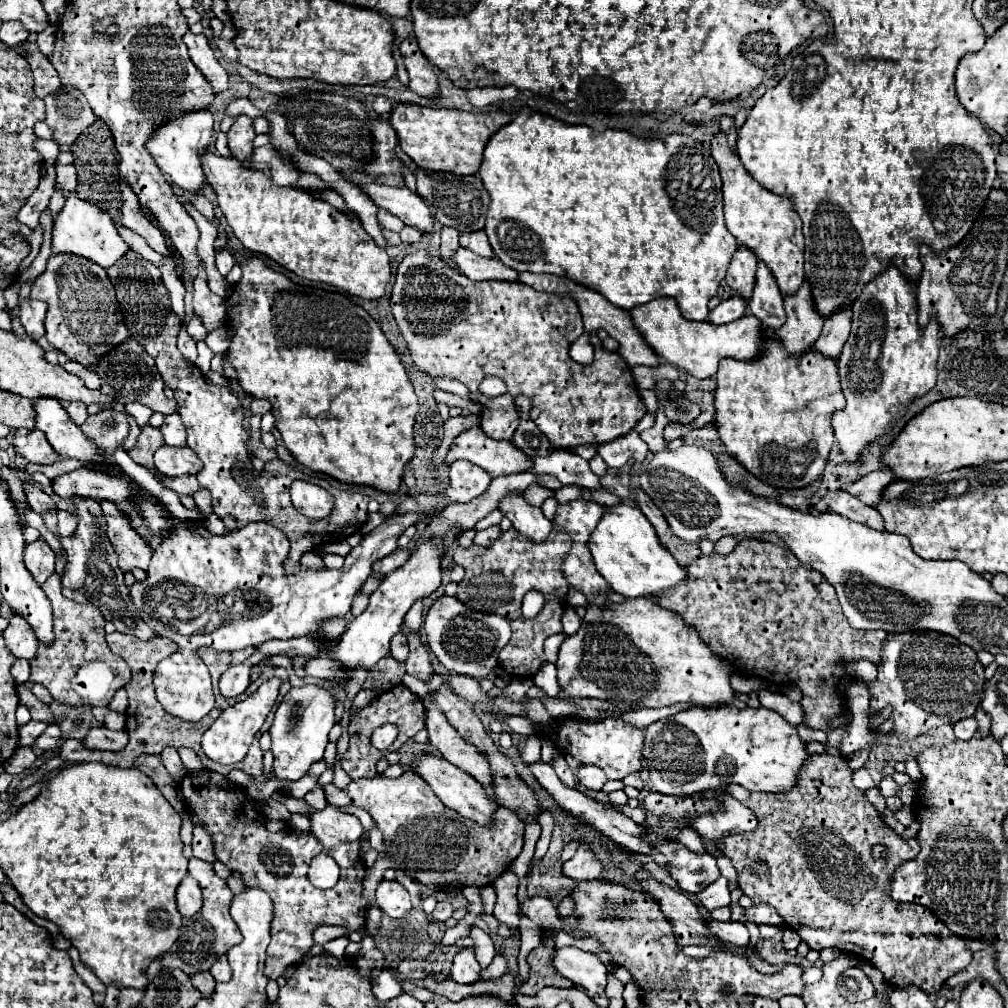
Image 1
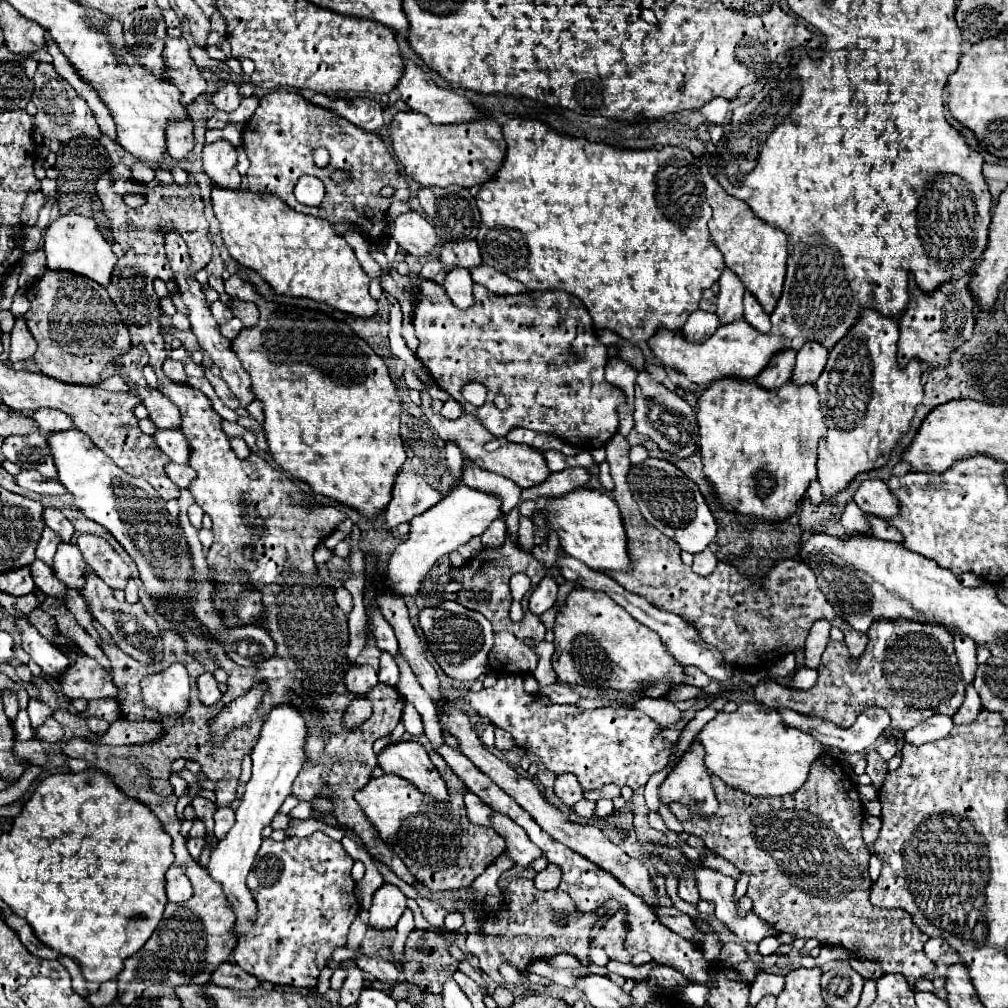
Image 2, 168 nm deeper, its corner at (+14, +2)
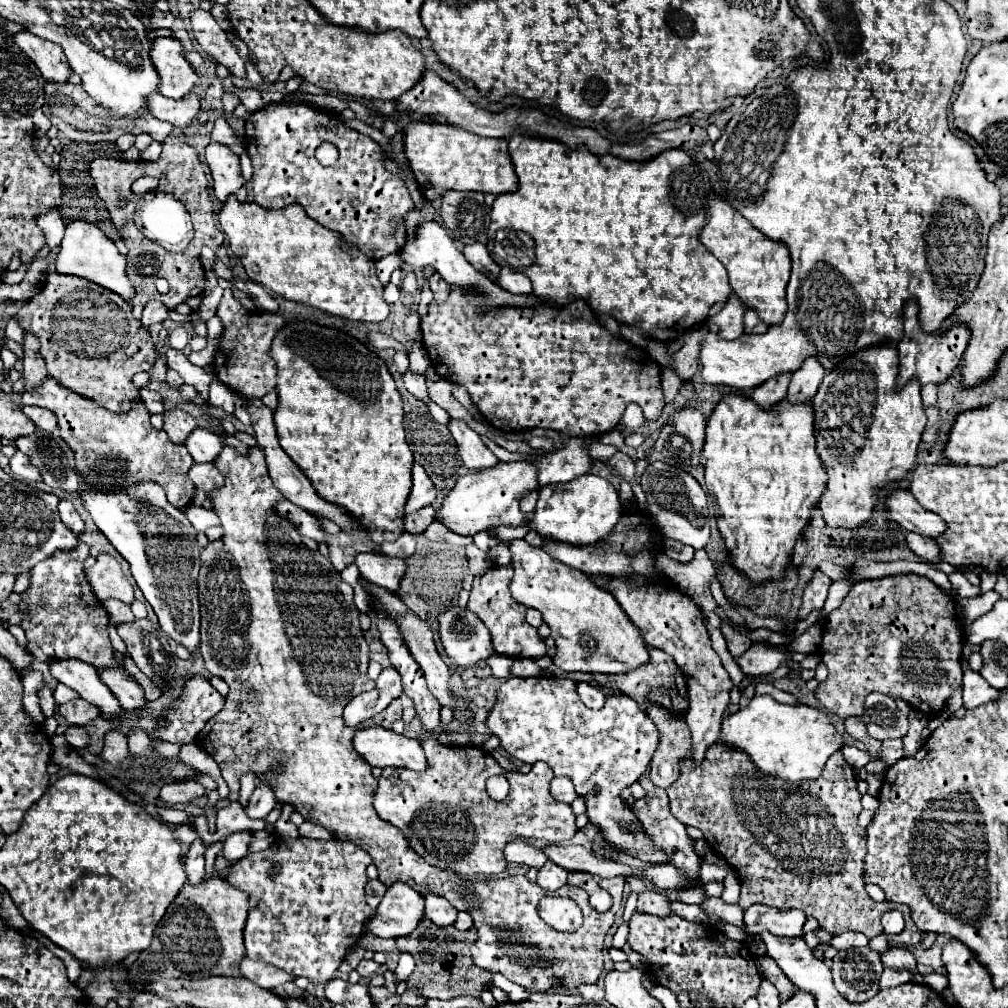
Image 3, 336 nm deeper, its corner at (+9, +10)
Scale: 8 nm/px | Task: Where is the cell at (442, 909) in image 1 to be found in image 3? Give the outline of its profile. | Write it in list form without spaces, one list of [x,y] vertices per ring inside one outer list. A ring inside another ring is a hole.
[[[426,895],[426,917],[438,925],[438,927],[448,927],[454,925],[458,911],[442,897],[436,895]]]

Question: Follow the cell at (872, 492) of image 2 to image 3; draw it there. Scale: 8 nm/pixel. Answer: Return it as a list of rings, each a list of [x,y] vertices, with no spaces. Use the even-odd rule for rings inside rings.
[[[894,491],[888,497],[888,517],[896,521],[904,531],[912,531],[924,537],[940,537],[946,531],[946,521],[932,511],[926,511],[908,491]]]

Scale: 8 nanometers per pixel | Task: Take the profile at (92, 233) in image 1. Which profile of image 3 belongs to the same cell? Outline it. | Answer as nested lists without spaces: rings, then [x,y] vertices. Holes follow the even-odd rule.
[[[72,221],[70,225],[66,225],[66,235],[62,239],[62,247],[56,257],[56,271],[88,279],[120,295],[126,303],[130,303],[132,297],[136,295],[136,289],[126,275],[126,257],[118,253],[114,241],[110,241],[96,225],[90,225],[86,221]]]

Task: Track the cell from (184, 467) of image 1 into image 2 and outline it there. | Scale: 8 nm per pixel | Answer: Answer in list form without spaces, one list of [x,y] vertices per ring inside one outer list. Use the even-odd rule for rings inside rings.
[[[167,463],[165,473],[177,487],[189,487],[191,479],[197,475],[189,465],[179,465],[179,463]]]

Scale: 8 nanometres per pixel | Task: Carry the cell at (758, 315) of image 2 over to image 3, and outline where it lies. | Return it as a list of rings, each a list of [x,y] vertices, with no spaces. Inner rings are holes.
[[[746,311],[744,315],[744,335],[762,335],[766,333],[768,327],[762,325],[762,321],[758,321],[758,315],[754,311]]]

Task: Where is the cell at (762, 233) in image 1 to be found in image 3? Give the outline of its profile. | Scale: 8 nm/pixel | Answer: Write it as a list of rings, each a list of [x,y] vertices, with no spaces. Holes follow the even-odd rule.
[[[712,195],[708,205],[708,219],[704,223],[704,229],[700,231],[700,243],[714,257],[718,257],[718,261],[722,261],[728,271],[730,287],[734,295],[744,303],[744,307],[754,309],[766,325],[780,325],[786,315],[786,285],[790,279],[790,255],[786,253],[786,245],[778,245],[776,241],[770,241],[764,233],[758,233],[758,229],[754,229],[744,217],[740,217],[740,213],[732,209],[726,201]]]

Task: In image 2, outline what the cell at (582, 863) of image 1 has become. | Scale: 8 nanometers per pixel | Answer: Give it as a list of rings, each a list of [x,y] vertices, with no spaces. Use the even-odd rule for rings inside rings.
[[[549,863],[547,869],[543,869],[543,871],[537,873],[537,877],[535,877],[535,887],[537,887],[539,891],[549,891],[549,889],[557,889],[559,881],[561,881],[561,869],[559,869],[557,865]]]

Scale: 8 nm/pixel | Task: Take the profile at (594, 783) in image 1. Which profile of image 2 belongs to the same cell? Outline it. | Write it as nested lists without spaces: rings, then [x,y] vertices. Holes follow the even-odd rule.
[[[563,773],[557,777],[555,793],[557,793],[557,797],[561,797],[563,805],[567,805],[567,807],[573,807],[577,801],[583,799],[583,787],[579,785],[579,781],[573,773]]]

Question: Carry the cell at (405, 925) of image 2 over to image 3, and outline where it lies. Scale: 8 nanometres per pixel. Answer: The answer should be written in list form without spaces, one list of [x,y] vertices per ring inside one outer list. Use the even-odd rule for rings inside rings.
[[[400,953],[398,967],[394,969],[394,981],[396,981],[396,985],[408,981],[408,977],[412,975],[412,971],[414,971],[414,957],[410,953]]]

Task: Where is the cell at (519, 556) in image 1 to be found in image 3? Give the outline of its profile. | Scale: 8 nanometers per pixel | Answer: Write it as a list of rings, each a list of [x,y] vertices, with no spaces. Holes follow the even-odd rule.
[[[508,565],[508,567],[494,567],[486,575],[476,577],[466,607],[488,627],[496,653],[502,653],[506,657],[530,657],[530,659],[544,657],[546,643],[538,637],[538,629],[534,629],[532,625],[526,623],[526,619],[524,619],[526,607],[518,605],[510,599],[508,583],[510,583],[512,573],[514,571]]]

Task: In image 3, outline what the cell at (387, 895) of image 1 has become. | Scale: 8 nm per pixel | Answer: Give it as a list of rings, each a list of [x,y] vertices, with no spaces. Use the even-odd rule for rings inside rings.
[[[392,885],[368,921],[368,933],[382,939],[408,937],[424,919],[424,897],[410,885]]]

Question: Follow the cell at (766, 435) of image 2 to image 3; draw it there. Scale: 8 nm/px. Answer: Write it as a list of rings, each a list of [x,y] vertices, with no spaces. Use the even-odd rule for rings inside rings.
[[[736,393],[724,395],[706,423],[706,445],[702,451],[706,469],[708,493],[716,499],[718,531],[726,543],[730,563],[752,583],[762,585],[766,581],[782,579],[786,567],[792,561],[794,545],[804,535],[812,509],[820,503],[826,491],[826,471],[816,453],[814,441],[814,411],[812,405],[790,405],[782,401],[774,405],[774,411],[764,411]]]

